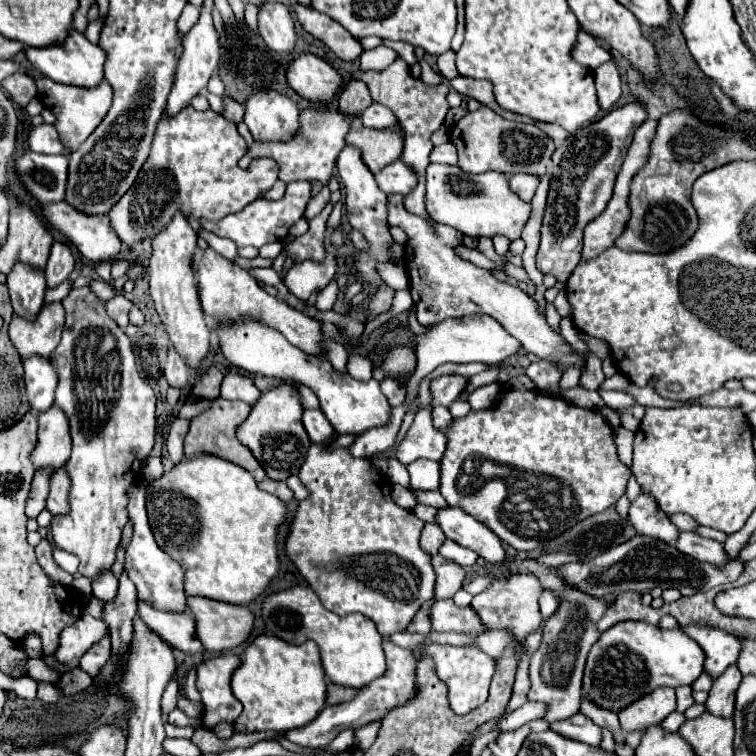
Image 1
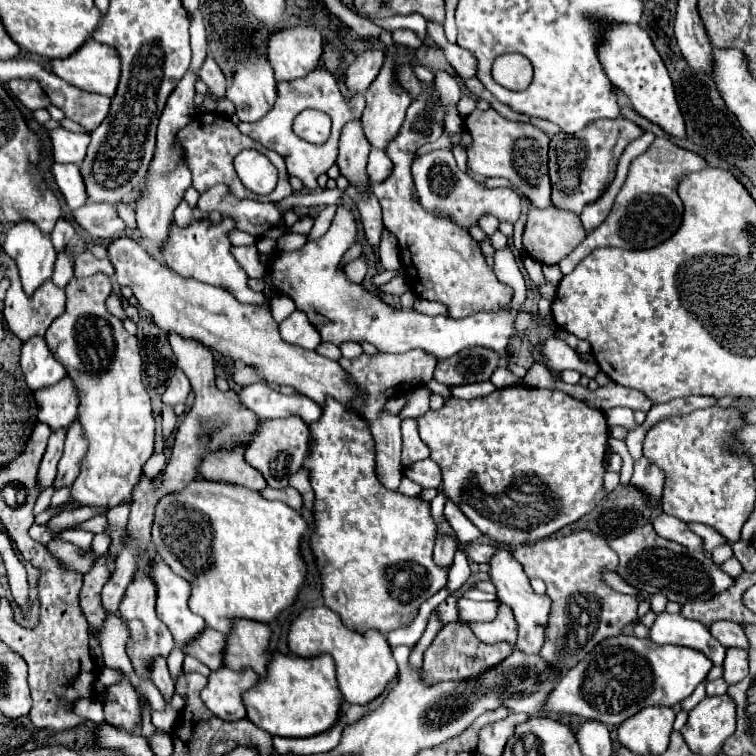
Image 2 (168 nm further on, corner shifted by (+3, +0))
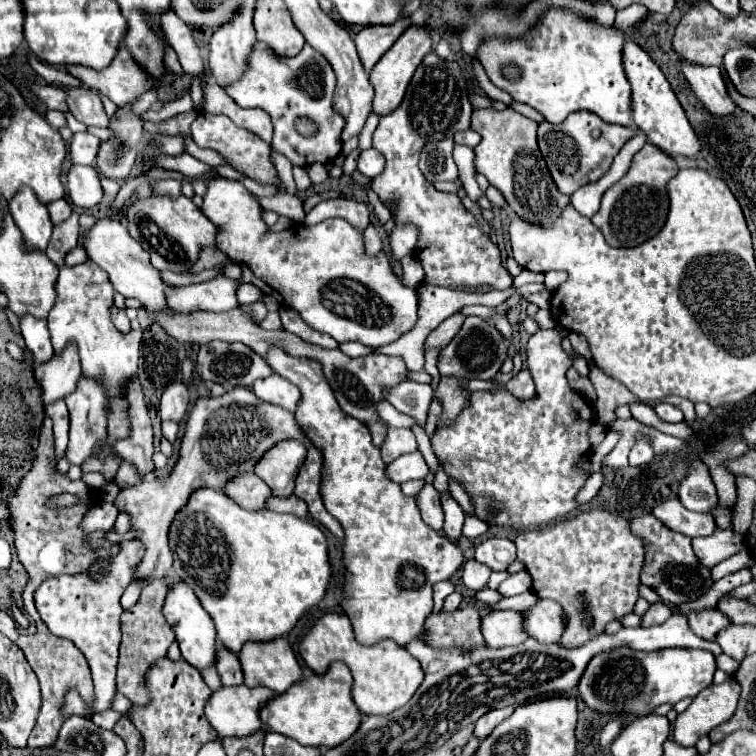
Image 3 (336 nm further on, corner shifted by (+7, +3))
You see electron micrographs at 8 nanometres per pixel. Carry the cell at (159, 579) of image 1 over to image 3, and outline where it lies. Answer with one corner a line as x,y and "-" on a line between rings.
185,583
171,585
167,591
167,597
165,597
165,603
161,607
161,613
167,621
167,625
175,631
175,639
179,643
183,659
197,669
213,667
215,665
215,651
217,651
215,625
209,619
209,615
205,613
205,609
201,607
201,603
197,601
197,595
193,593
193,589
189,589
189,585
185,585

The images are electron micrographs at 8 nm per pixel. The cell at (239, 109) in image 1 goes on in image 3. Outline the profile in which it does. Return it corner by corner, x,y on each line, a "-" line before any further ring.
167,47
165,65
167,65
175,75
183,75
183,67
181,67
181,63
179,63
179,59
177,59
177,53
175,53
171,47

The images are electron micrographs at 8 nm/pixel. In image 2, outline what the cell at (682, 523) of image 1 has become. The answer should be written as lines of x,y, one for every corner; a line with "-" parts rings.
689,524
689,526
693,526
693,530
705,540
705,546
703,546
703,550
709,554
713,548
717,548
717,546
721,546
721,544
729,544
729,546
733,546
733,542
729,542
729,540
725,540
717,530
713,530
713,528
709,528
709,526
705,526
705,524

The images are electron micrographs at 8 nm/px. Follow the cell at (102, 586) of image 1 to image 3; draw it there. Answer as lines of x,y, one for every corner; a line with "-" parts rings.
123,461
123,465
121,465
121,469
117,471
117,477
115,477
115,483
121,487
121,489
127,489
127,487
131,487
131,485
135,485
139,479
137,479
137,475
135,475
135,471
133,471
133,467
127,463
127,461

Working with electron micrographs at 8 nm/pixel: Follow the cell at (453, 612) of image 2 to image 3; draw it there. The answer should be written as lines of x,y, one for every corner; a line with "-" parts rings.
485,587
485,589
477,591
473,597
475,597
475,601
481,601
481,603
485,603
485,605
491,605
491,603
495,603
495,601
499,601
499,599
501,599
501,595
499,595
497,591
489,589
489,587

